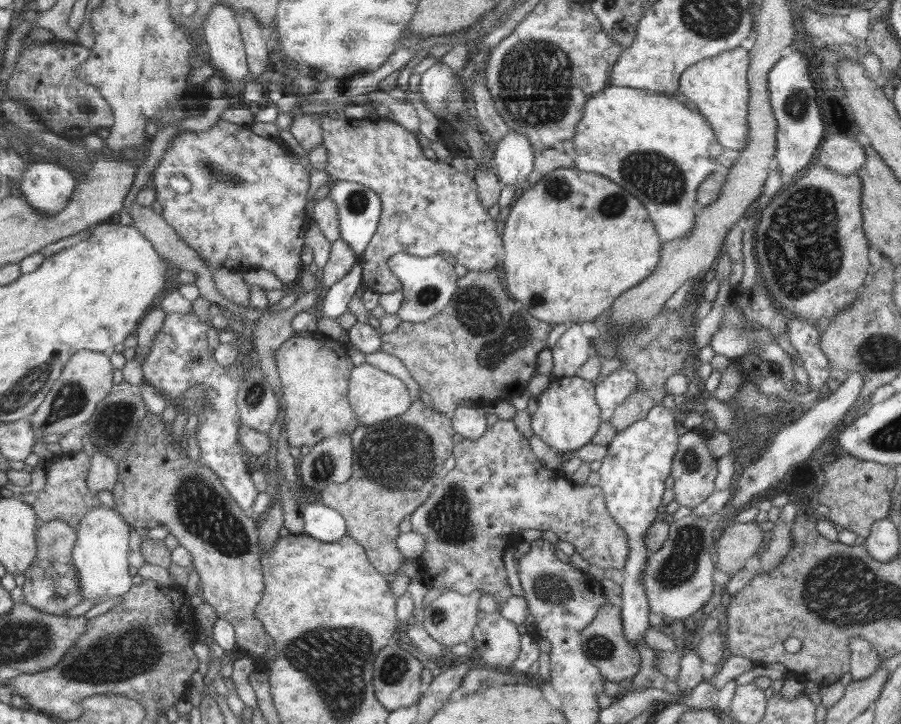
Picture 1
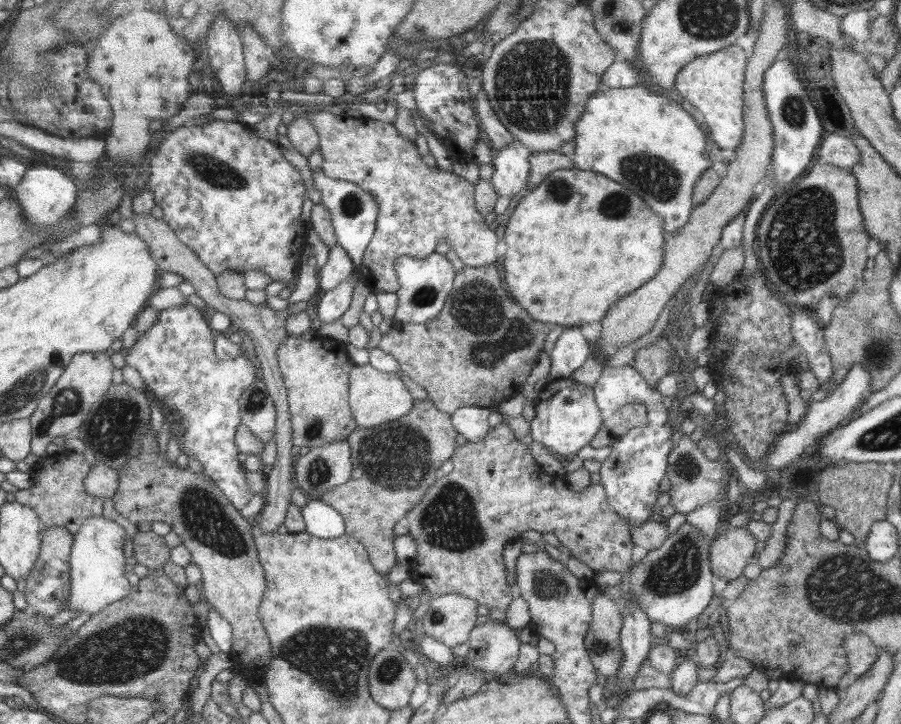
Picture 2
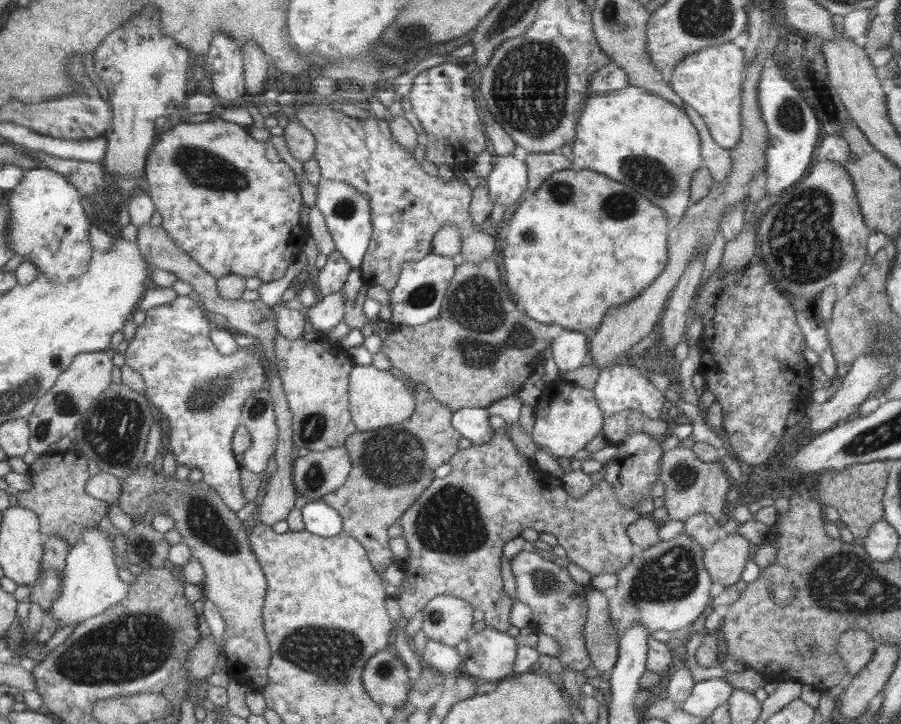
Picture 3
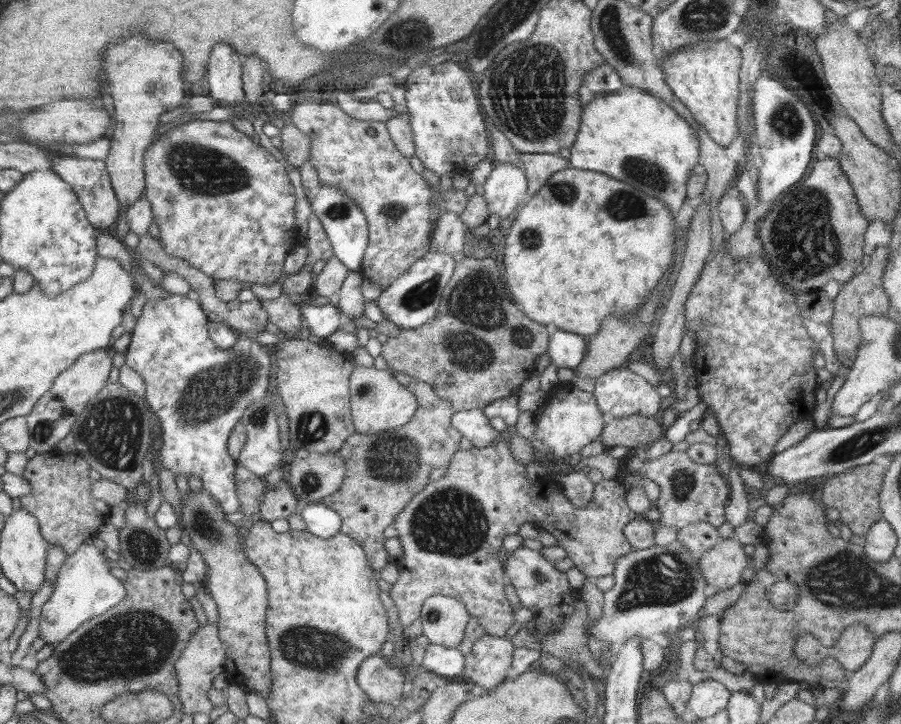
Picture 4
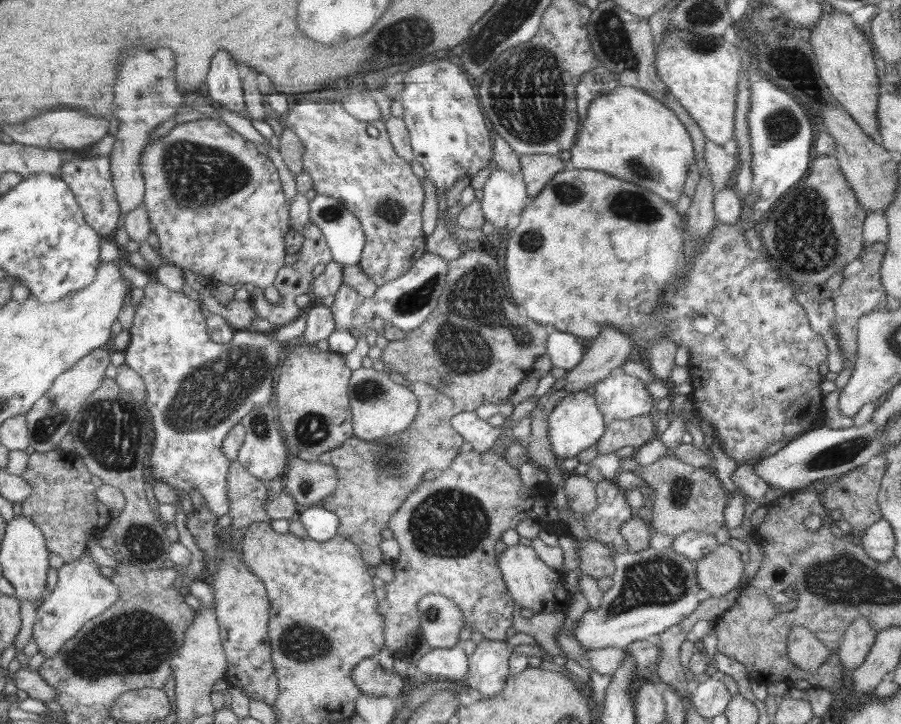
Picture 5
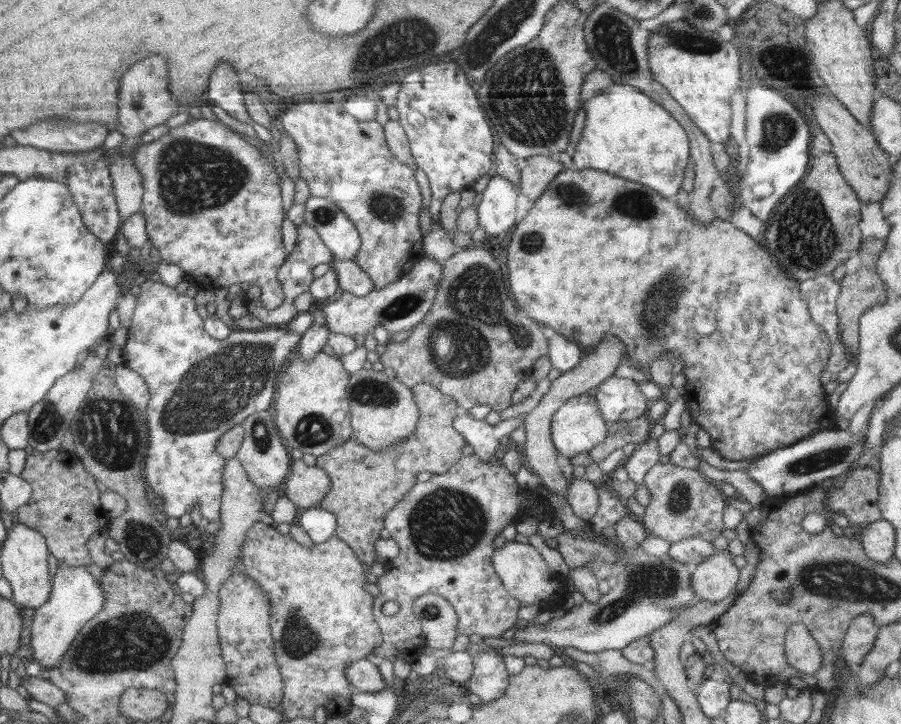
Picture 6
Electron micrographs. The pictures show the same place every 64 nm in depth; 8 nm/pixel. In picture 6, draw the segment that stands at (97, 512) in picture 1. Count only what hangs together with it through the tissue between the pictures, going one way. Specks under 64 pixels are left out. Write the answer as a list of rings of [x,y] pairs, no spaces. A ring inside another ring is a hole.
[[[59,564],[53,578],[53,587],[49,600],[33,612],[30,628],[30,643],[33,656],[42,668],[56,668],[59,661],[68,652],[82,627],[104,608],[107,591],[86,570],[85,566]]]

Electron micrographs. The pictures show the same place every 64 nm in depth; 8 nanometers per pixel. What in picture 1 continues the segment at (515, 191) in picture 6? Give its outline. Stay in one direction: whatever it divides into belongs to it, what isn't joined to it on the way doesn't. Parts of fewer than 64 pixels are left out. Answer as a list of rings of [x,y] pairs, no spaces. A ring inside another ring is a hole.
[[[511,130],[491,152],[493,170],[504,186],[526,186],[526,178],[534,168],[534,159],[533,145],[527,136]]]

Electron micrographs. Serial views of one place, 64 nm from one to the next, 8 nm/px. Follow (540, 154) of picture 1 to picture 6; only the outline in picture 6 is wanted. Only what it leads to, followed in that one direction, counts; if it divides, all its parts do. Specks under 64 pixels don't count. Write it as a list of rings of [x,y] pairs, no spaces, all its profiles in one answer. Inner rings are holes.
[[[532,156],[520,161],[521,183],[519,188],[522,194],[535,201],[546,187],[562,172],[563,166],[558,158],[550,156]]]

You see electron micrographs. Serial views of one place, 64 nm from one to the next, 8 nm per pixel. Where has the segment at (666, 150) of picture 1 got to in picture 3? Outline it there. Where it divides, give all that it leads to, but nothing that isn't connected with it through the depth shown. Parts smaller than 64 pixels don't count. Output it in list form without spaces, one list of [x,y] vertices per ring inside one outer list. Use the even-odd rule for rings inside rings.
[[[628,85],[622,90],[605,92],[602,95],[588,96],[586,100],[586,108],[583,108],[583,110],[584,114],[580,116],[580,120],[576,123],[576,136],[572,144],[572,154],[574,154],[574,157],[571,161],[574,166],[580,169],[588,169],[600,174],[605,174],[608,178],[611,178],[616,182],[621,182],[626,186],[630,186],[630,188],[634,188],[636,192],[640,192],[641,195],[644,195],[649,201],[652,201],[656,206],[659,206],[664,210],[670,227],[676,225],[677,222],[680,222],[686,209],[692,203],[690,198],[690,185],[693,174],[703,166],[701,140],[696,127],[692,124],[688,114],[682,110],[682,108],[678,108],[678,106],[672,104],[670,101],[664,100],[664,98],[656,96],[655,94],[648,92],[646,89],[632,85]]]

